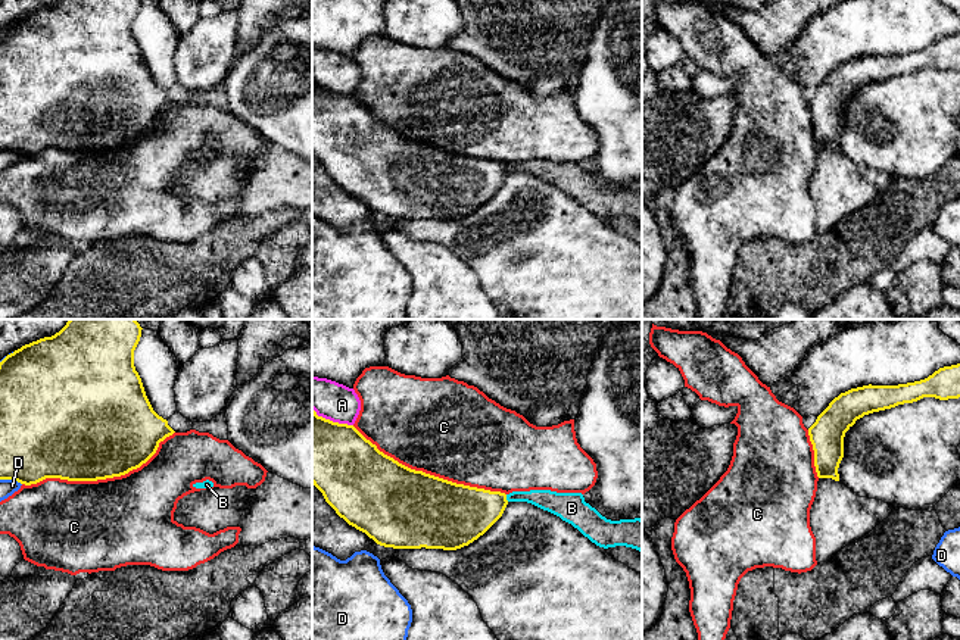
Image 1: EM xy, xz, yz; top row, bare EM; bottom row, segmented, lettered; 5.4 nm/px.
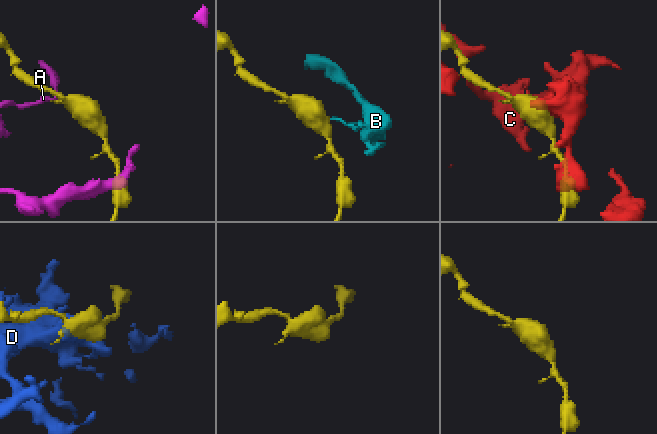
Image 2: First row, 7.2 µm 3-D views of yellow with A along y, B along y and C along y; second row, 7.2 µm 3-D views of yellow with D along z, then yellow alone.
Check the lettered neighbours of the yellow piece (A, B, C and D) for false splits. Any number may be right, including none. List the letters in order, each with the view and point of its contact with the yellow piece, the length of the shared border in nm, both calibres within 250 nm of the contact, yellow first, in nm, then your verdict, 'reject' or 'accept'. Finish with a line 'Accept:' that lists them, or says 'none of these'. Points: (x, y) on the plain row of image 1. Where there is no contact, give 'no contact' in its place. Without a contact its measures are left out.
A: xz (332, 91) | 240 nm | 380/200 nm | reject
B: xz (505, 168) | 40 nm | 300/110 nm | reject
C: xy (100, 149) | 900 nm | 500/480 nm | reject
D: xy (11, 149) | 120 nm | 420/90 nm | reject
Accept: none of these

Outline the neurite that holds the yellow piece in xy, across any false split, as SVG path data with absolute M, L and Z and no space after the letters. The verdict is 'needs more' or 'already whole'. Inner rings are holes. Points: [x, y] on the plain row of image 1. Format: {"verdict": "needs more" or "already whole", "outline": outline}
{"verdict": "already whole", "outline": "M60 0L22 16L0 32L0 150L31 156L46 149L97 152L146 134L175 102L159 87L134 37L141 0Z"}

